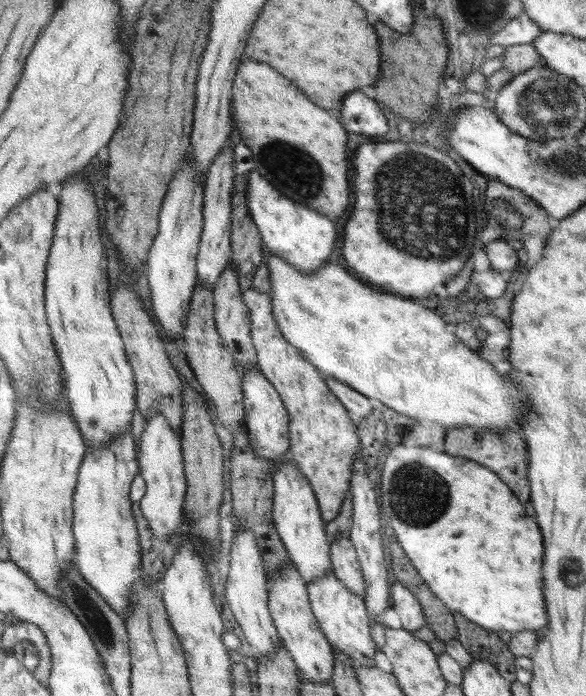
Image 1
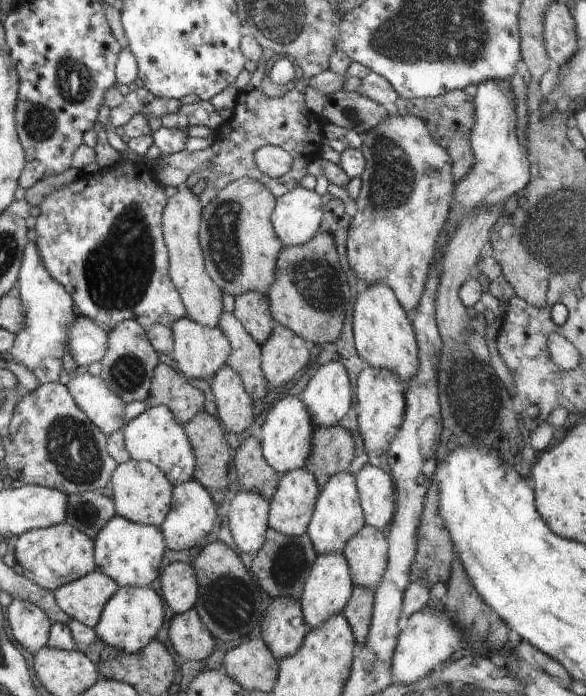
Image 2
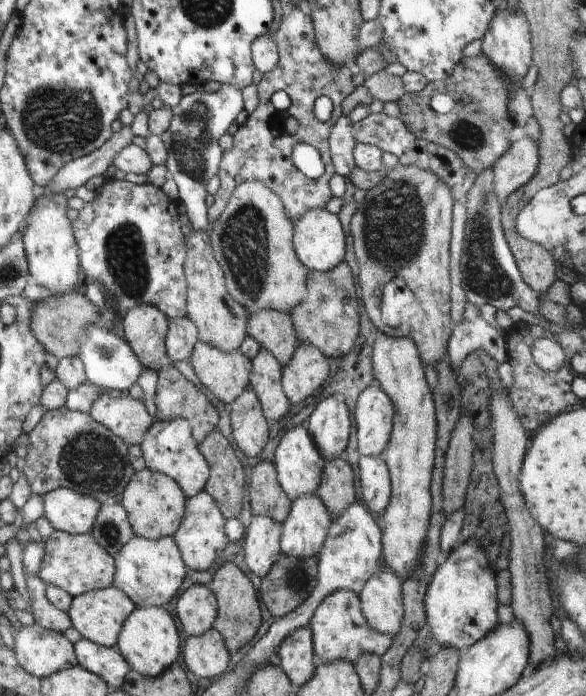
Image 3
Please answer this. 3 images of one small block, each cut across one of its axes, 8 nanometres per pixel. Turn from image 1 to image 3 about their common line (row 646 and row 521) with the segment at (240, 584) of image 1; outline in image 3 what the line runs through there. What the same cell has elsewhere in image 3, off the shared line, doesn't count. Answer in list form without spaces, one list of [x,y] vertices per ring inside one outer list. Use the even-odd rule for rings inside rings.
[[[254,515],[245,529],[243,547],[246,566],[261,579],[281,554],[282,525],[268,516]]]

